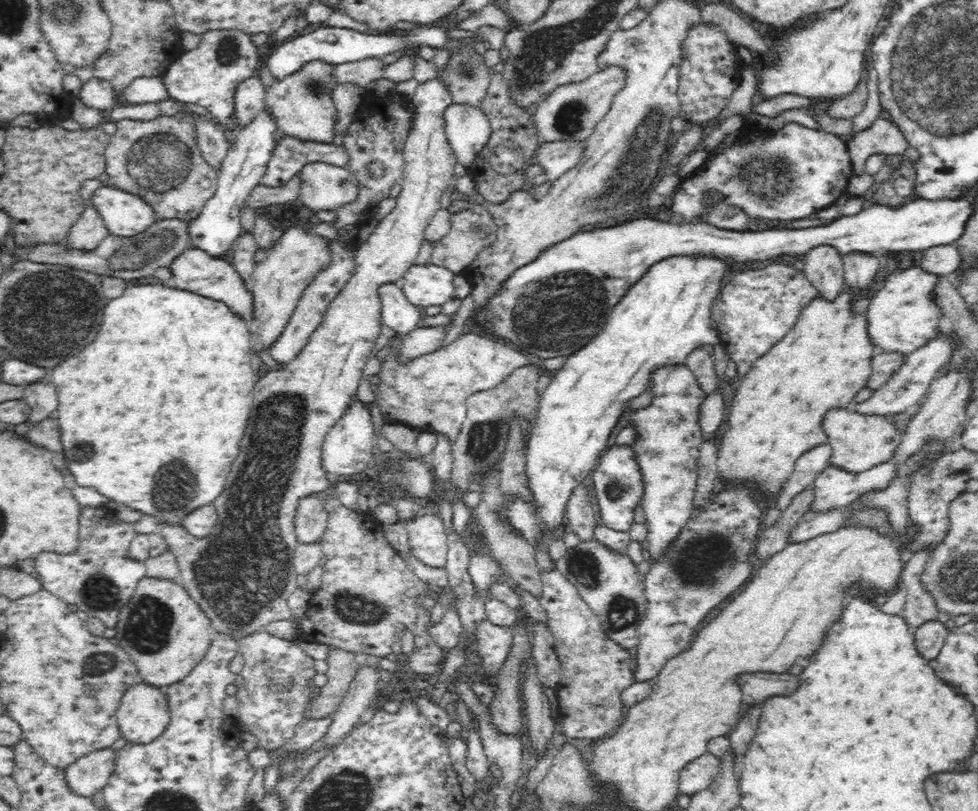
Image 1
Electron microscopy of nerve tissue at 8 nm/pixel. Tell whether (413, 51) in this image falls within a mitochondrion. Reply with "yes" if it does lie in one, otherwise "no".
no

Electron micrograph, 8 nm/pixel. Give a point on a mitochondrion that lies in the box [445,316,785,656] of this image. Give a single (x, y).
(702, 562)

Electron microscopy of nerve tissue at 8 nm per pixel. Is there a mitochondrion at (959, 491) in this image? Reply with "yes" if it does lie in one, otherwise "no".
no

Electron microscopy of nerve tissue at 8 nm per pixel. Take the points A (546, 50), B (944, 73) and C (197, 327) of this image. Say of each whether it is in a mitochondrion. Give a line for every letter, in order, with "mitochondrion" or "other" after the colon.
A: mitochondrion
B: mitochondrion
C: other

